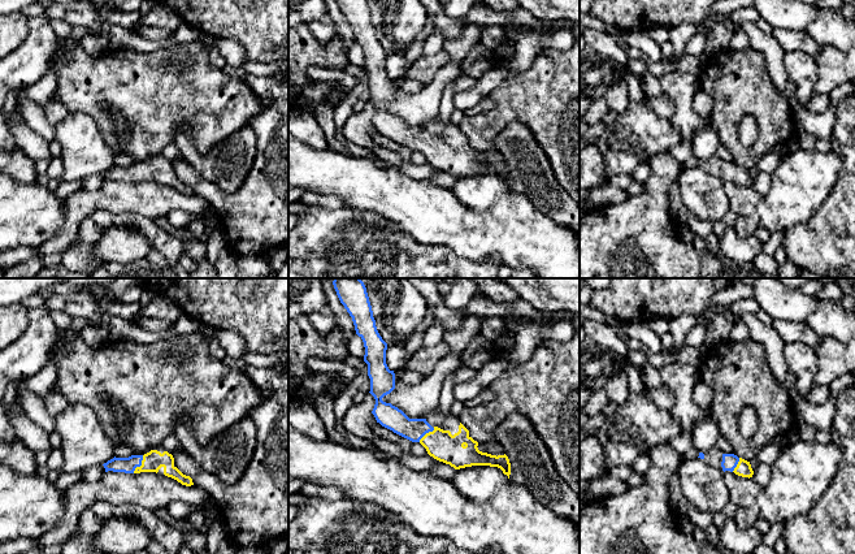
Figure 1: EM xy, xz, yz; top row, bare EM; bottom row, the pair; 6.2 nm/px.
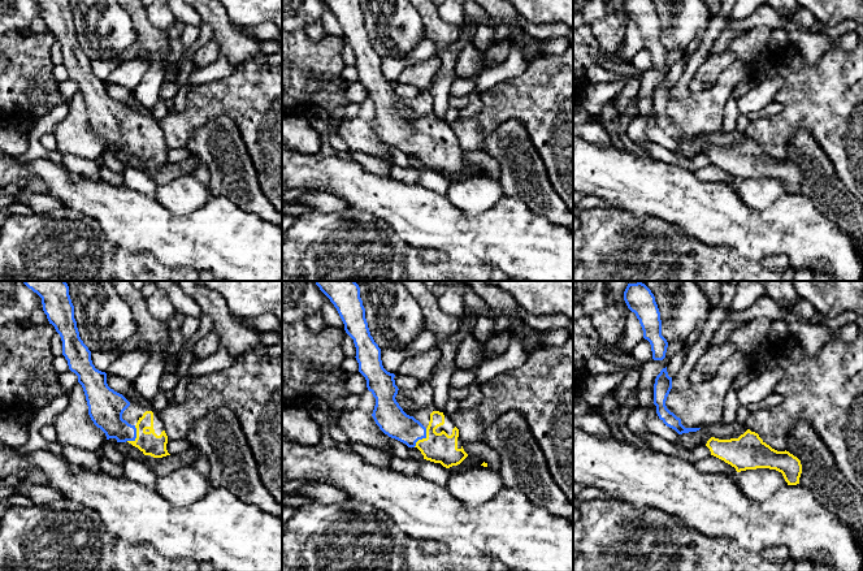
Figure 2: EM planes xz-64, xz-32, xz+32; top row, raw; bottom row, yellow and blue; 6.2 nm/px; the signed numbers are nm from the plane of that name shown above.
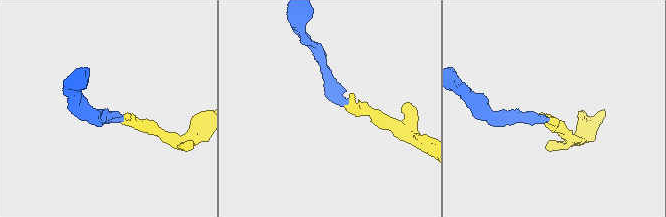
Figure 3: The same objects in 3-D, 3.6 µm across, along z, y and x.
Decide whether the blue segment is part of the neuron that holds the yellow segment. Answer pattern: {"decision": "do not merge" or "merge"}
{"decision": "merge"}

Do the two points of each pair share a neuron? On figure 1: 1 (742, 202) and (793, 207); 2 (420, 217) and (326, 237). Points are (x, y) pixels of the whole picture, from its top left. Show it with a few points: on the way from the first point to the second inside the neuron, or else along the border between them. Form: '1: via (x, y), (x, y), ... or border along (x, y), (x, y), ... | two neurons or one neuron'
1: border along (762, 197), (755, 211) | two neurons
2: border along (365, 211), (373, 211), (391, 220), (417, 242) | two neurons

